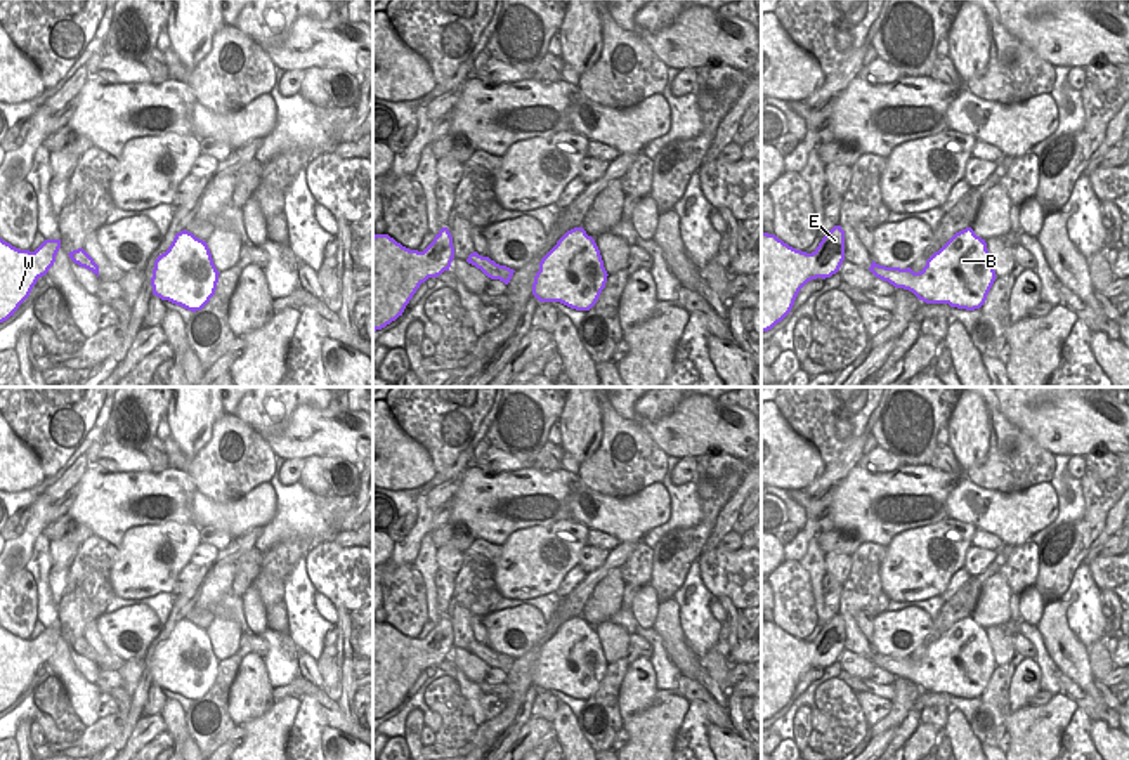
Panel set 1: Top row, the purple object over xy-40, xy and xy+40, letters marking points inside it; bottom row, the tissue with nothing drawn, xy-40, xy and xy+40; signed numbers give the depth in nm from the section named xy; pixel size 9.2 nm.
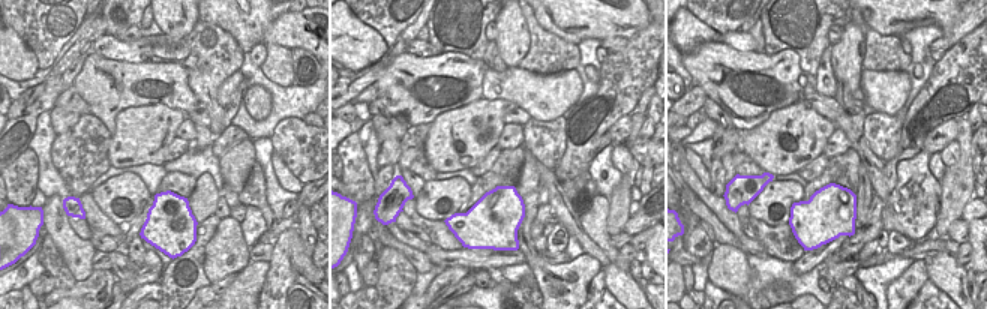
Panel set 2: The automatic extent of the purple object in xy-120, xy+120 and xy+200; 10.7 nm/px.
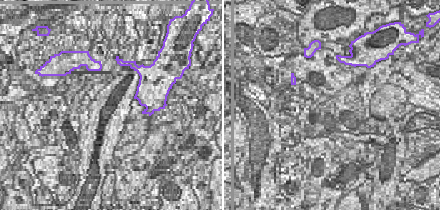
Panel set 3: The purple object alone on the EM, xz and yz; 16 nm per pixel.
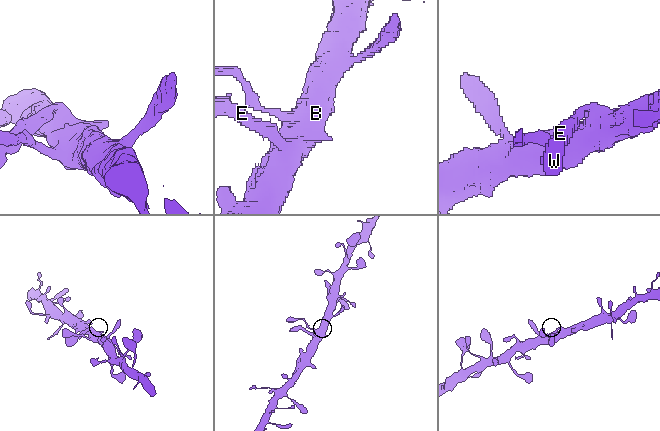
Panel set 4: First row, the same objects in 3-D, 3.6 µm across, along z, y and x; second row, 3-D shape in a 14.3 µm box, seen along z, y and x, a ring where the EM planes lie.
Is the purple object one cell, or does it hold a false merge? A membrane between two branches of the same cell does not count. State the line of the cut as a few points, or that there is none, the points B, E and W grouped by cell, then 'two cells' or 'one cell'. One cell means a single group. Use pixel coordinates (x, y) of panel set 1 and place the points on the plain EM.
no cut | B E W | one cell

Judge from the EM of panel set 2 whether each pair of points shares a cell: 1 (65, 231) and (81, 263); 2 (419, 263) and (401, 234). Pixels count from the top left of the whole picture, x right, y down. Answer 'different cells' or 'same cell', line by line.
1: same cell
2: different cells

